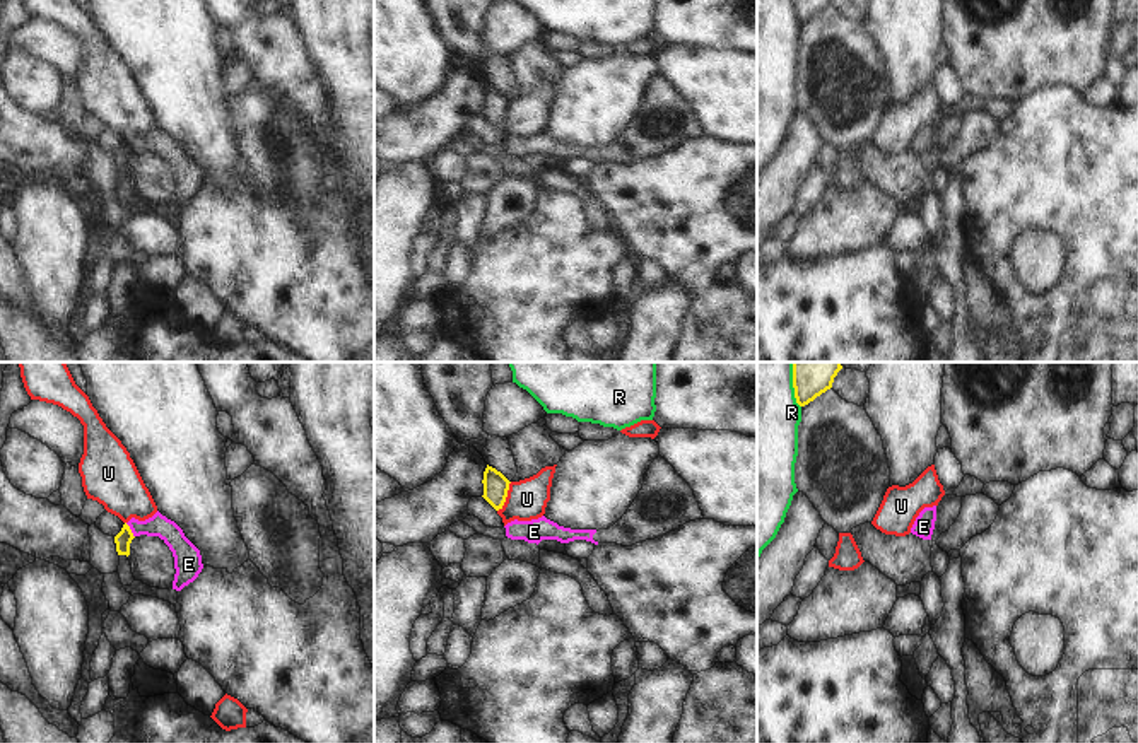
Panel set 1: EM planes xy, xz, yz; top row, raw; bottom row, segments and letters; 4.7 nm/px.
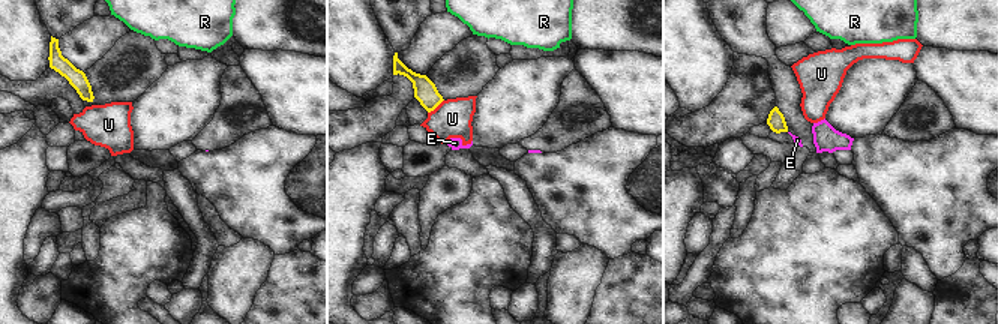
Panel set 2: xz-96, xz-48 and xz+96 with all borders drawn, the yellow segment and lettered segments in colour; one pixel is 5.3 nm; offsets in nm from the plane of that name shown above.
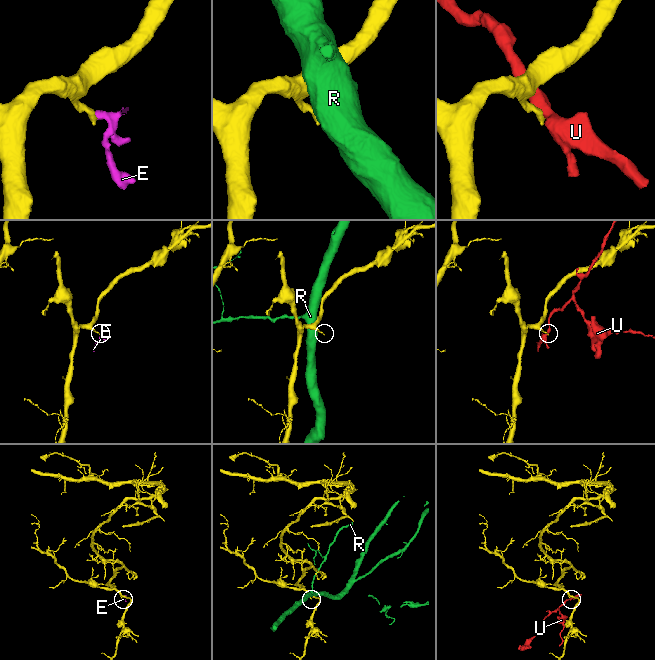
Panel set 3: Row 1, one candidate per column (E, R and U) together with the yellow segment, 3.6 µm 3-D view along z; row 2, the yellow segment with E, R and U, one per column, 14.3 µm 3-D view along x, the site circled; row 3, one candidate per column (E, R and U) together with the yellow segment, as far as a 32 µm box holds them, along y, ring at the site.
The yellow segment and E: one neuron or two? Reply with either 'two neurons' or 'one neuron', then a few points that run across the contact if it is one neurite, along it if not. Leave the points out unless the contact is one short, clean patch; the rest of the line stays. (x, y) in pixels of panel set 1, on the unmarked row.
two neurons; line xy (125, 140), (134, 154)

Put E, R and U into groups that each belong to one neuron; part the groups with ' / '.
E / R / U

